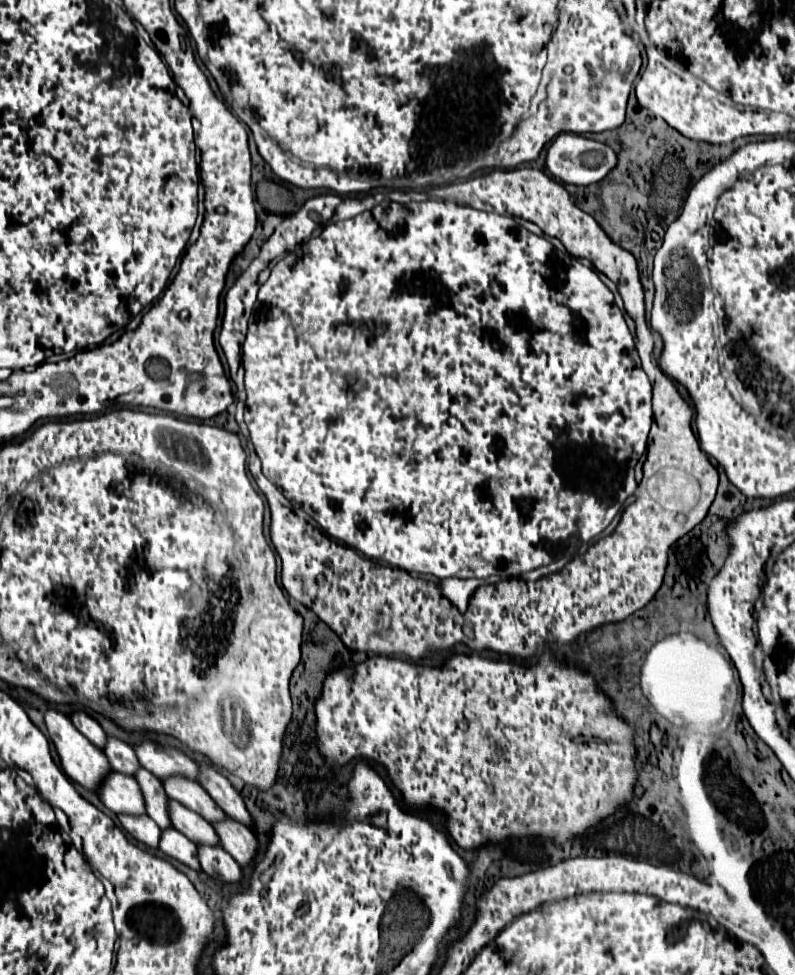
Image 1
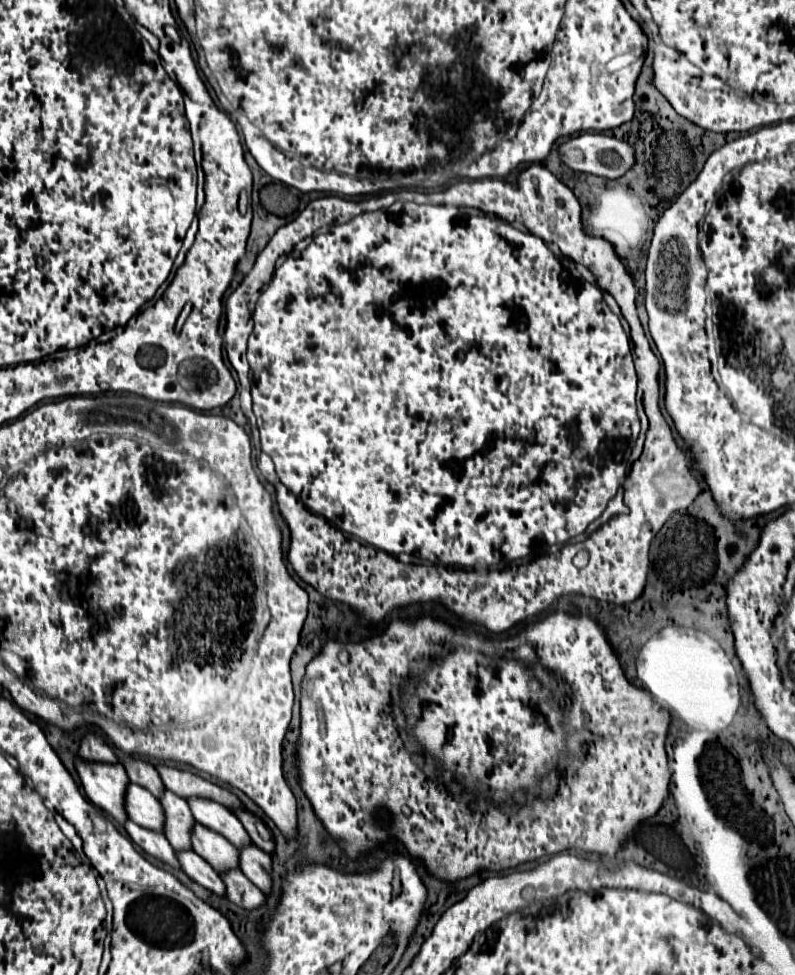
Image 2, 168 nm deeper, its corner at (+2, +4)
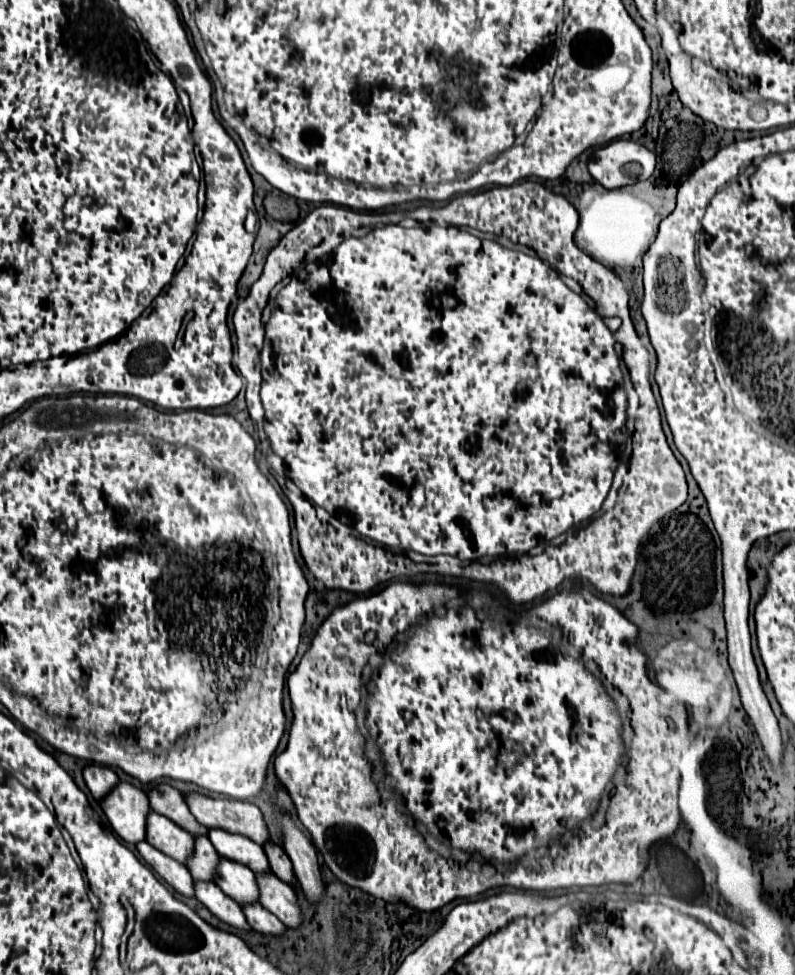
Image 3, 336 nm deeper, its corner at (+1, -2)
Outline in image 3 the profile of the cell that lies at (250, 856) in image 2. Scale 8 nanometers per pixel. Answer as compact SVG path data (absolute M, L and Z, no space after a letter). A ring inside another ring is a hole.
M272 871L256 873L256 883L260 891L260 903L270 913L274 913L284 925L298 927L300 907L298 907L294 889L282 879L278 879Z

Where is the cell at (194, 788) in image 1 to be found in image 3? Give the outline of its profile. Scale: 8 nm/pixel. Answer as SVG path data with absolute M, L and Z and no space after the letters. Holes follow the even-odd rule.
M208 829L208 839L220 855L230 855L230 859L238 859L238 863L246 863L252 871L268 871L268 859L260 845L252 839L246 839L236 833L228 833L224 829Z

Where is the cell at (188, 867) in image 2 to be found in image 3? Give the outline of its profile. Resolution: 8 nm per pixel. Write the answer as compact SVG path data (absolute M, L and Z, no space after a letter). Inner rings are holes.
M194 881L194 895L224 923L238 929L250 929L246 923L246 917L242 915L242 907L232 897L228 897L216 883Z

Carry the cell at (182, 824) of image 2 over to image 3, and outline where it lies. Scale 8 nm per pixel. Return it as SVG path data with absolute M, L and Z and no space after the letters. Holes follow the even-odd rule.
M206 835L194 837L194 851L186 859L186 867L194 879L210 879L210 871L214 871L214 859L218 853L214 851L210 839Z

